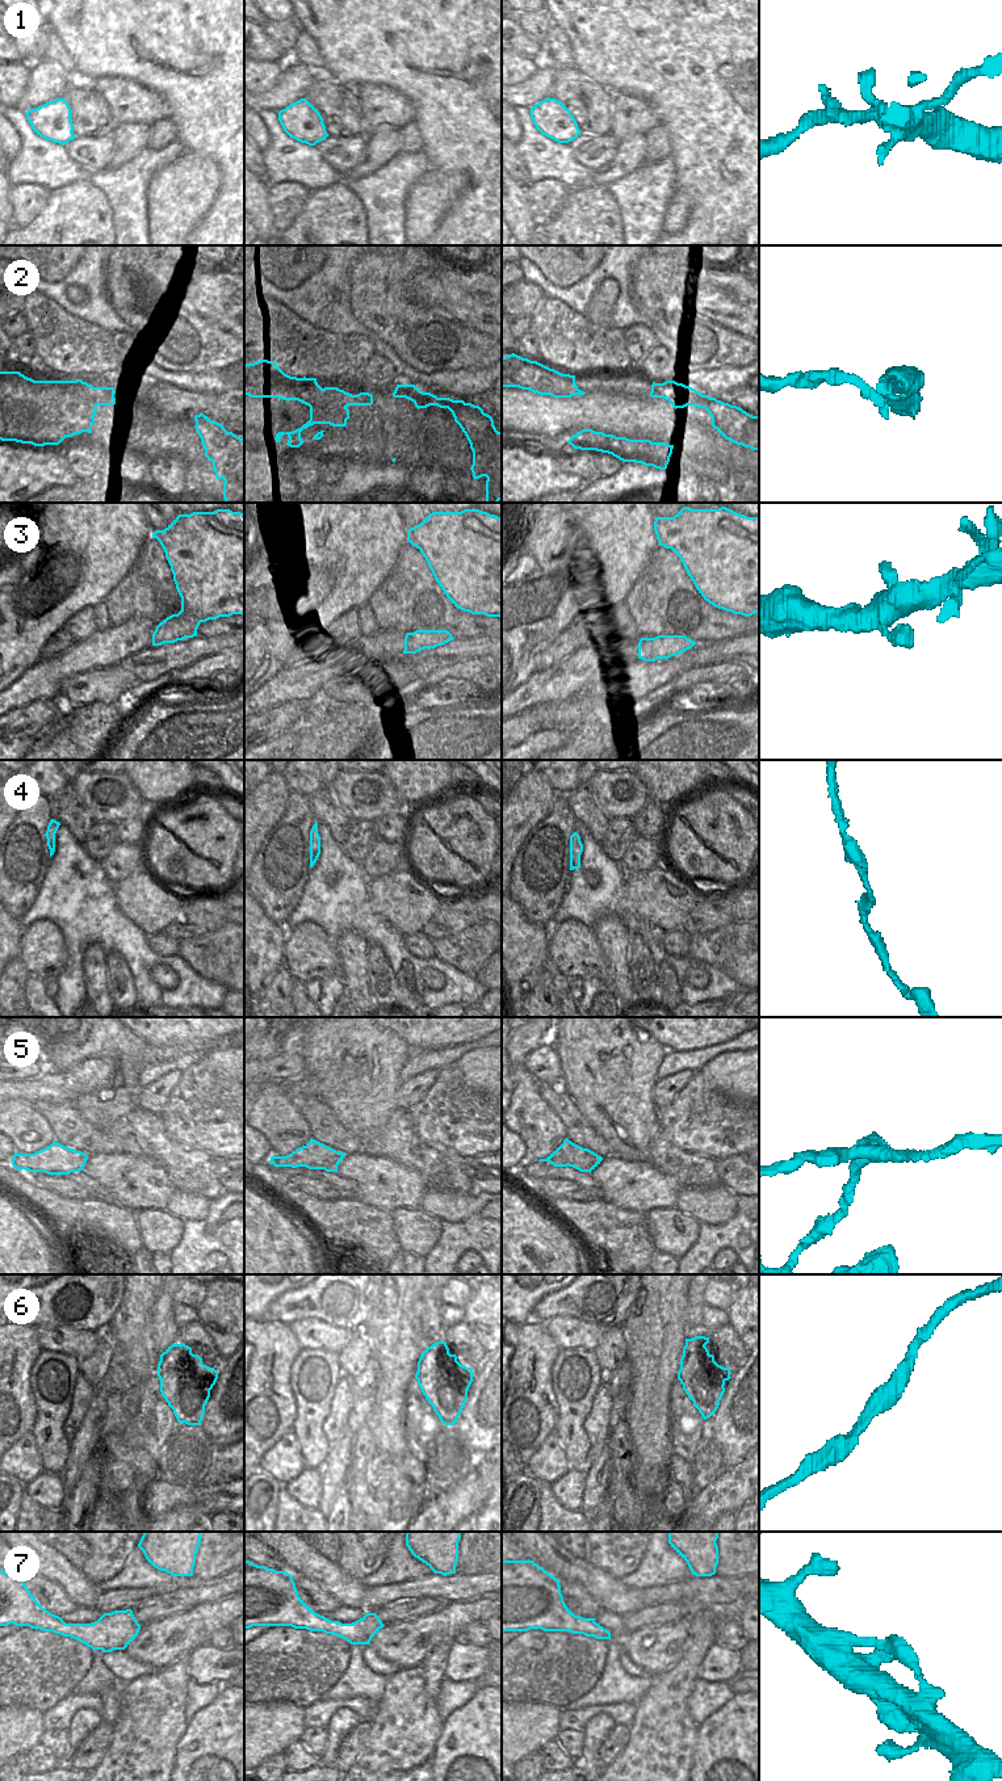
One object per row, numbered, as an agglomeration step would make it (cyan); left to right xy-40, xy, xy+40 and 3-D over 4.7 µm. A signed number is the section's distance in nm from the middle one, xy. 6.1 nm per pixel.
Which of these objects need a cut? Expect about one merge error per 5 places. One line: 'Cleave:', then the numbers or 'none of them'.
Cleave: 1, 5

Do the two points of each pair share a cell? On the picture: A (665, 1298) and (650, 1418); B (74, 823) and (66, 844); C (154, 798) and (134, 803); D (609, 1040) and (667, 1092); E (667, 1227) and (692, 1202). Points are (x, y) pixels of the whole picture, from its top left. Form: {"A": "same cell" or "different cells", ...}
{"A": "same cell", "B": "different cells", "C": "different cells", "D": "different cells", "E": "different cells"}

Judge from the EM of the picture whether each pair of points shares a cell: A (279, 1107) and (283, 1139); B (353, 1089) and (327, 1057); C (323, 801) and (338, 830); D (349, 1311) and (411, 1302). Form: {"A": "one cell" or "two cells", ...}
{"A": "one cell", "B": "one cell", "C": "one cell", "D": "two cells"}

